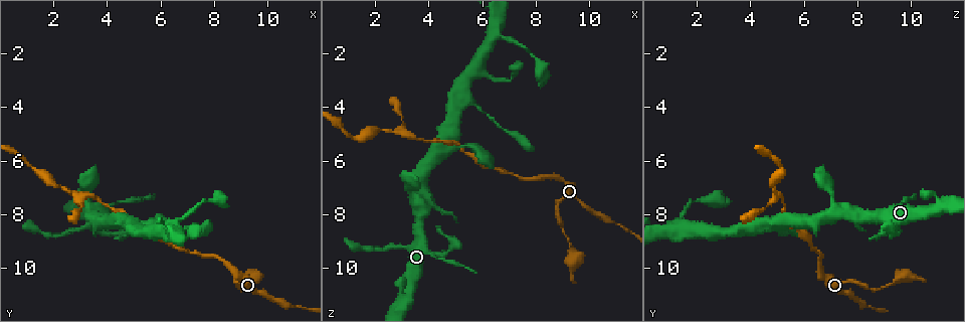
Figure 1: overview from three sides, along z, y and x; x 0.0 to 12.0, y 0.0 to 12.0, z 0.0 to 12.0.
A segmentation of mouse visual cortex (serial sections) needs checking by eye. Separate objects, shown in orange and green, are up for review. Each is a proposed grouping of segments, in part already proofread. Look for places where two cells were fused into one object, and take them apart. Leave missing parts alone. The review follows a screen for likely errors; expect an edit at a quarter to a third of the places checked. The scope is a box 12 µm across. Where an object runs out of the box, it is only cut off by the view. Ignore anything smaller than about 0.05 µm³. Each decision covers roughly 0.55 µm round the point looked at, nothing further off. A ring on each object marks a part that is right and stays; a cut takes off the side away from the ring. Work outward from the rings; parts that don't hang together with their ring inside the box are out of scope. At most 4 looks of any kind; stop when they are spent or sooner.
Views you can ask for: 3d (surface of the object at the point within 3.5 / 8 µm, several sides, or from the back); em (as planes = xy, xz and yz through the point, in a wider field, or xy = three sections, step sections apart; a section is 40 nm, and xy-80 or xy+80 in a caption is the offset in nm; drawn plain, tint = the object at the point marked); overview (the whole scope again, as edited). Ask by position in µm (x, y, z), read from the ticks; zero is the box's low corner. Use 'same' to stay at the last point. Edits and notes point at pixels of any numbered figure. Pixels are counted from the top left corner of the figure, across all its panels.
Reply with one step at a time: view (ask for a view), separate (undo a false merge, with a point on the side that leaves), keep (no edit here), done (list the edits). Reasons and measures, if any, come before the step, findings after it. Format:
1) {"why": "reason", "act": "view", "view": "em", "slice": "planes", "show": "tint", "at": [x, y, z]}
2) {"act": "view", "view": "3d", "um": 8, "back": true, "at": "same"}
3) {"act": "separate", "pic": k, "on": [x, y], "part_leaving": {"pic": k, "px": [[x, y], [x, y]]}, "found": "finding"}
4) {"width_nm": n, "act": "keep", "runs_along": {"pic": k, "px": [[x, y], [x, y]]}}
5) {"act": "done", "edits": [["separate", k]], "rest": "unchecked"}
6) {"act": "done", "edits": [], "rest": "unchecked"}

{"why": "thick turns thin", "act": "view", "view": "3d", "um": 3.5, "at": [2.8, 8.6, 9.3]}

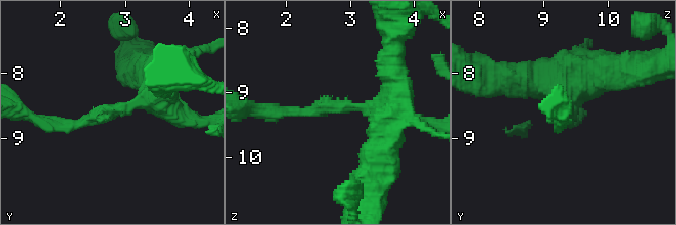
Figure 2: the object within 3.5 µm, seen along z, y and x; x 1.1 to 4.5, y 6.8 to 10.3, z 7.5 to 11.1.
{"act": "view", "view": "em", "slice": "xy", "step": 1, "show": "tint", "at": [2.80, 8.55, 9.25]}

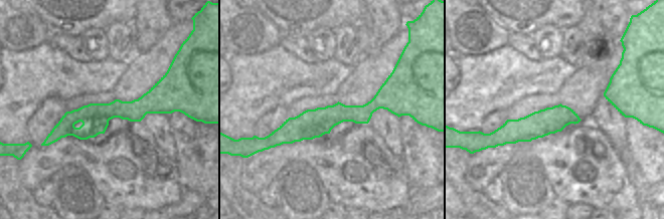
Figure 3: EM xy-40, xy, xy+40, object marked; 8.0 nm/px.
{"arm_widths_nm": [150, 500], "act": "separate", "pic": 2, "on": [100, 117], "part_leaving": {"pic": 2, "px": [[131, 106], [72, 126], [38, 120]]}, "found": "two cells meet here"}

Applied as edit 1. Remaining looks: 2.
{"why": "three-way junction", "act": "view", "view": "3d", "um": 3.5, "at": [3.1, 7.4, 4.9]}

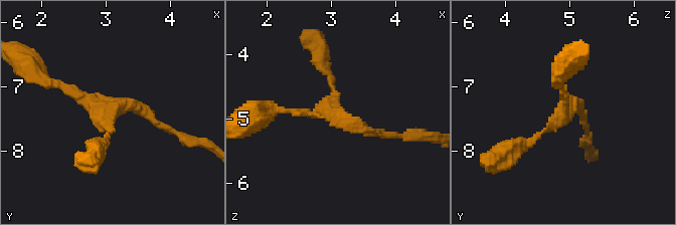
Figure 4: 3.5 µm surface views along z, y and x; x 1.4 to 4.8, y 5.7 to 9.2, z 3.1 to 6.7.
{"arms": 3, "arm_widths_nm": [150, 150, 150], "why": "now the EM", "act": "view", "view": "em", "slice": "xy", "step": 1, "show": "tint", "at": [3.05, 7.35, 4.90]}

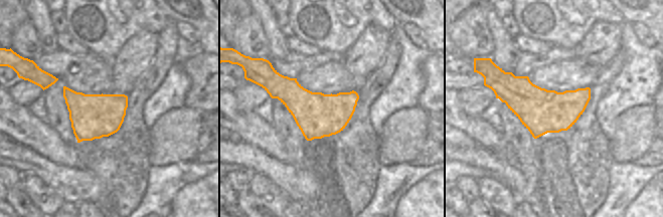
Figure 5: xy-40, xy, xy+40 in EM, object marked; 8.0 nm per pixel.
{"act": "keep", "found": "continuous, no second cell"}

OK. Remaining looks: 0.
{"act": "done", "edits": [["separate", 2]], "rest": "unchecked"}

